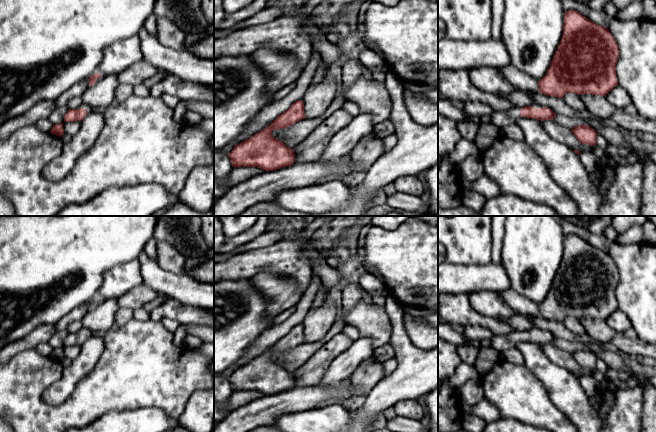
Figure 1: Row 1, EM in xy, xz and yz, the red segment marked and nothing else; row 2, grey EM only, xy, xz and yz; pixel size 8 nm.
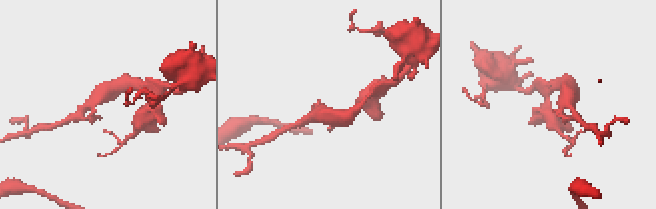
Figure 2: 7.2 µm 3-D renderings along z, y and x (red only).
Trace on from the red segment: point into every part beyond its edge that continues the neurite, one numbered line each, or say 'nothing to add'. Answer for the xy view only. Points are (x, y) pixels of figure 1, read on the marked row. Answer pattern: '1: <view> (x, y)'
1: xy (89, 109)

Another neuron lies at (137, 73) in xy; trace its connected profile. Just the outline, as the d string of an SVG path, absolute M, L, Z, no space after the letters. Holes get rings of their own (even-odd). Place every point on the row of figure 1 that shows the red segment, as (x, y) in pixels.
M144 59L132 64L117 75L119 84L136 86L142 84L146 79L154 76L158 69Z

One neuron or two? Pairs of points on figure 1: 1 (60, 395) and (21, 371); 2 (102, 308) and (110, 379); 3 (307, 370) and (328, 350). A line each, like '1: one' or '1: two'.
1: two
2: two
3: one

